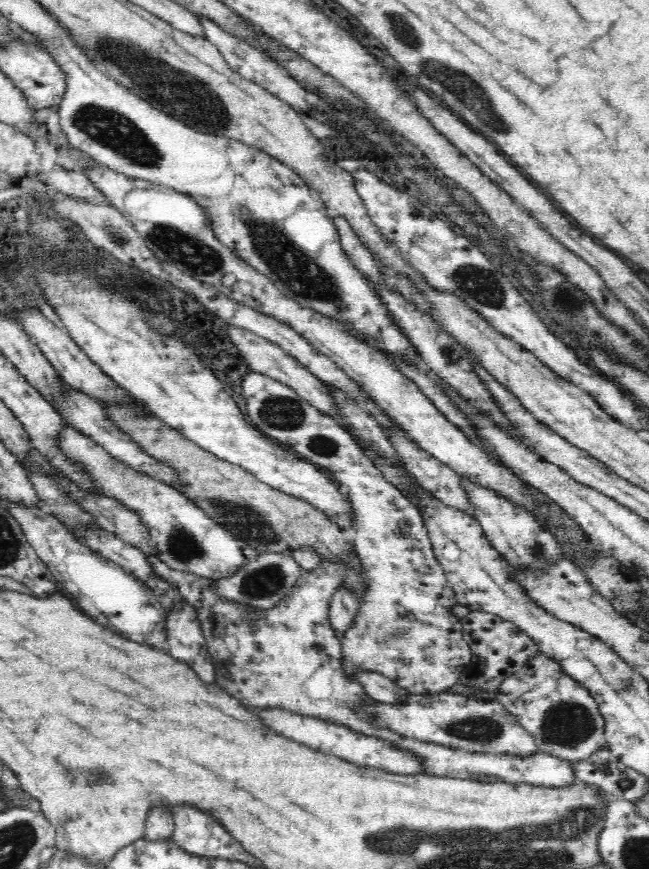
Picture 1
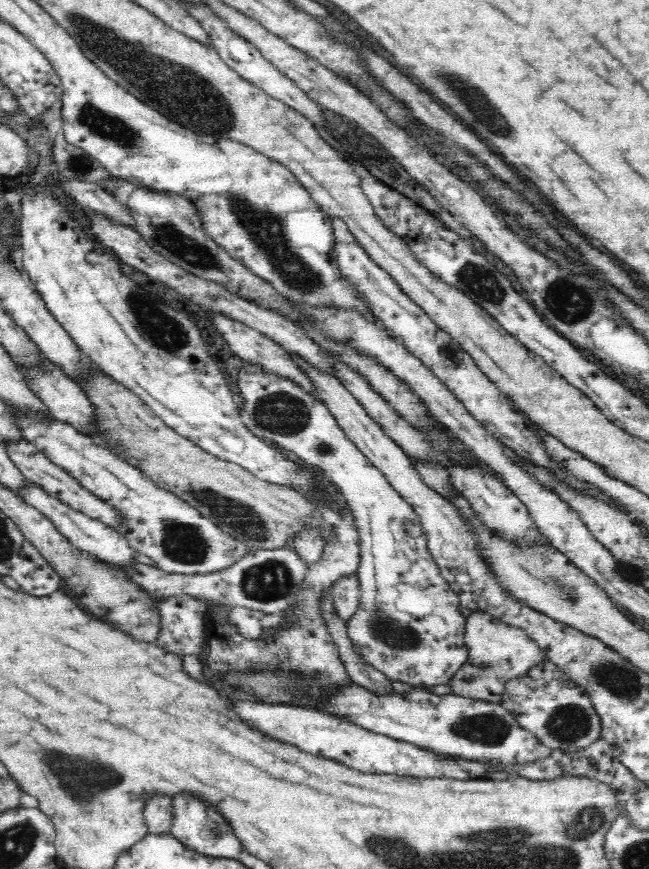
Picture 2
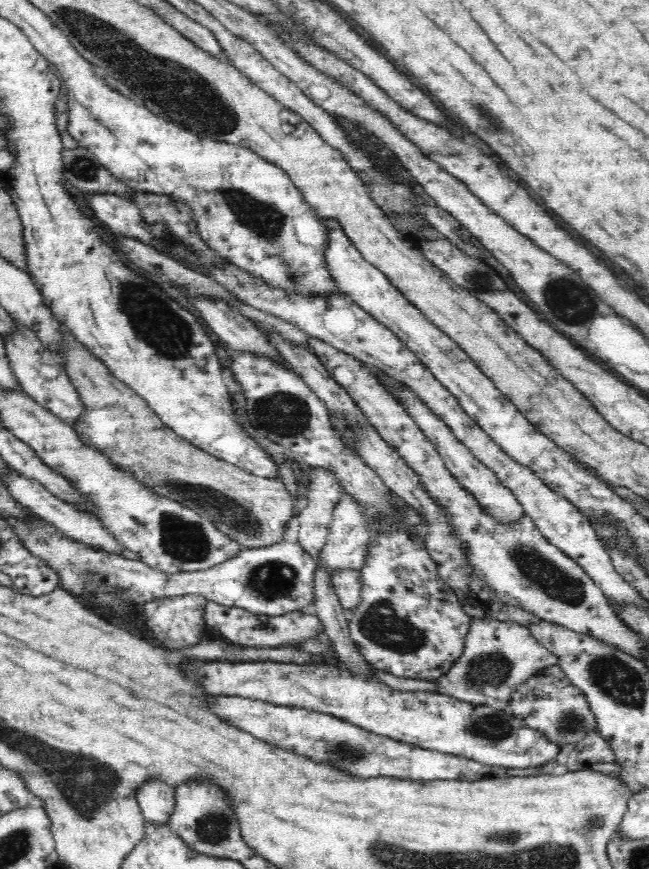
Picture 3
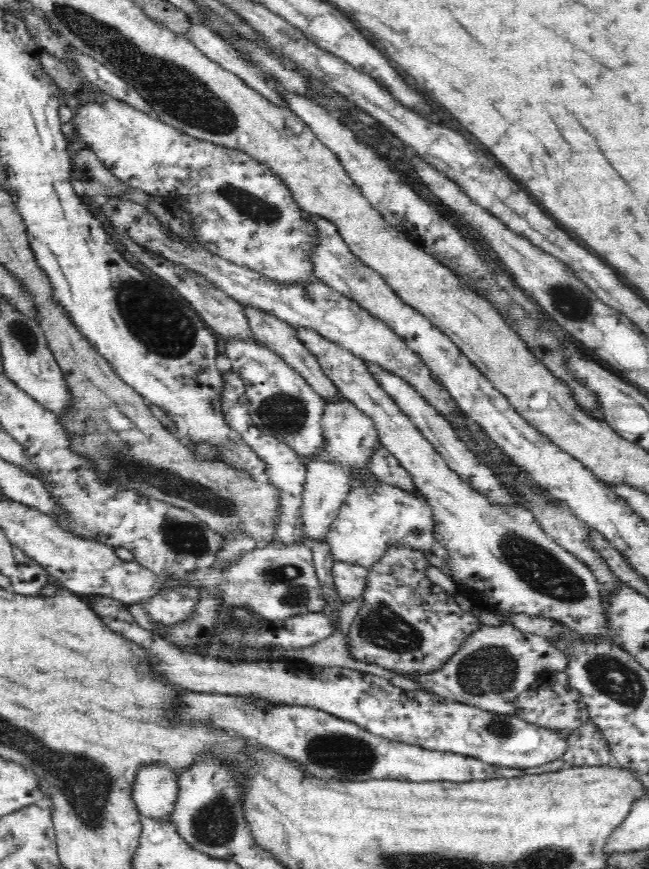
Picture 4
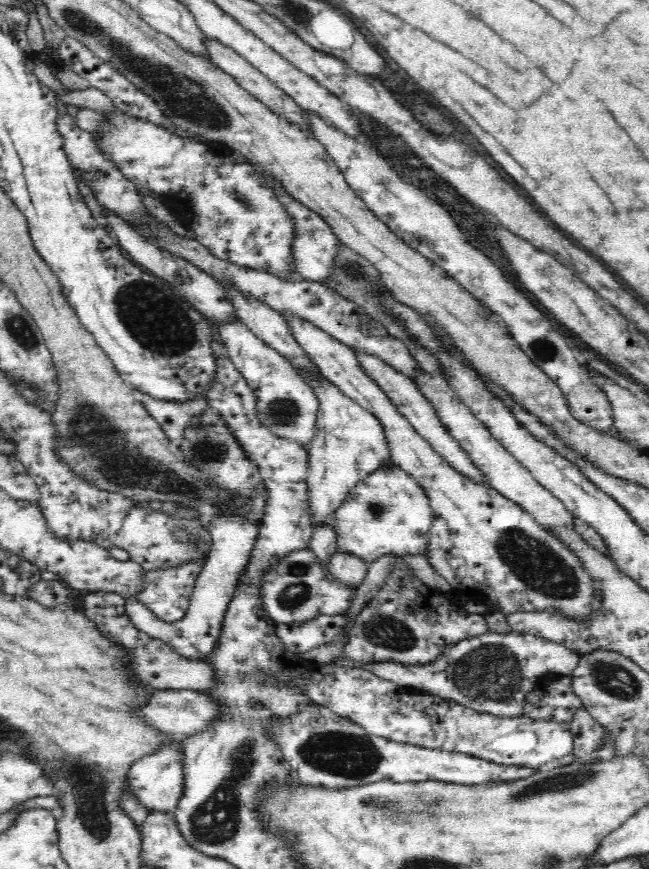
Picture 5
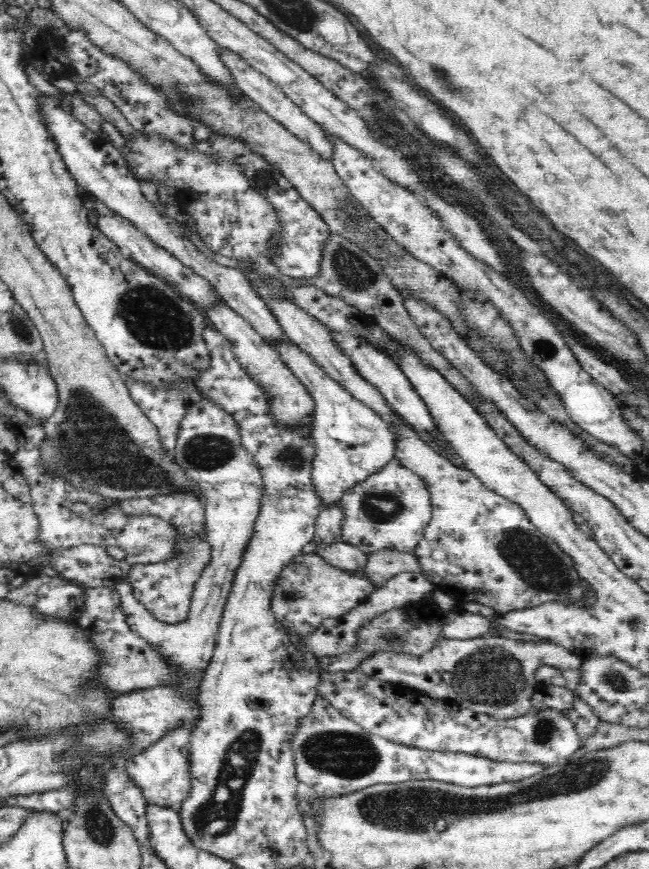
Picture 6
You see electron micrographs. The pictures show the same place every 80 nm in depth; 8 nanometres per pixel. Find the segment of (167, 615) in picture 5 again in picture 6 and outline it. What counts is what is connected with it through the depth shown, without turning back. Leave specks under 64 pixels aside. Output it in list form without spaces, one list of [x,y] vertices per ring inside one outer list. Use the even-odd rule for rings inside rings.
[[[191,490],[166,492],[158,496],[130,498],[118,501],[125,518],[152,516],[170,524],[176,533],[176,550],[168,560],[154,564],[132,564],[128,568],[128,582],[132,585],[135,597],[148,609],[156,620],[166,624],[184,622],[189,615],[195,584],[211,563],[211,544],[204,539],[206,528],[205,505],[201,498]]]

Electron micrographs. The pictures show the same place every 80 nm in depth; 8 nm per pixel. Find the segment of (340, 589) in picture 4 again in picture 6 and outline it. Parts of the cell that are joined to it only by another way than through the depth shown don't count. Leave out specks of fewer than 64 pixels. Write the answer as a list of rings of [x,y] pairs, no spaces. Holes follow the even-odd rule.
[[[314,540],[309,543],[307,550],[316,553],[328,561],[328,564],[342,570],[364,570],[367,567],[368,555],[357,546],[352,546],[344,540],[334,542],[330,546],[317,544]]]

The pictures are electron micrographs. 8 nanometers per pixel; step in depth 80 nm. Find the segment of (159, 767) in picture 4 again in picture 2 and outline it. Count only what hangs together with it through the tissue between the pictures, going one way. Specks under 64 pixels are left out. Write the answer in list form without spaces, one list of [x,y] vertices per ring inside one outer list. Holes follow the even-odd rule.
[[[152,792],[144,800],[143,815],[149,832],[169,832],[173,818],[173,797]]]

